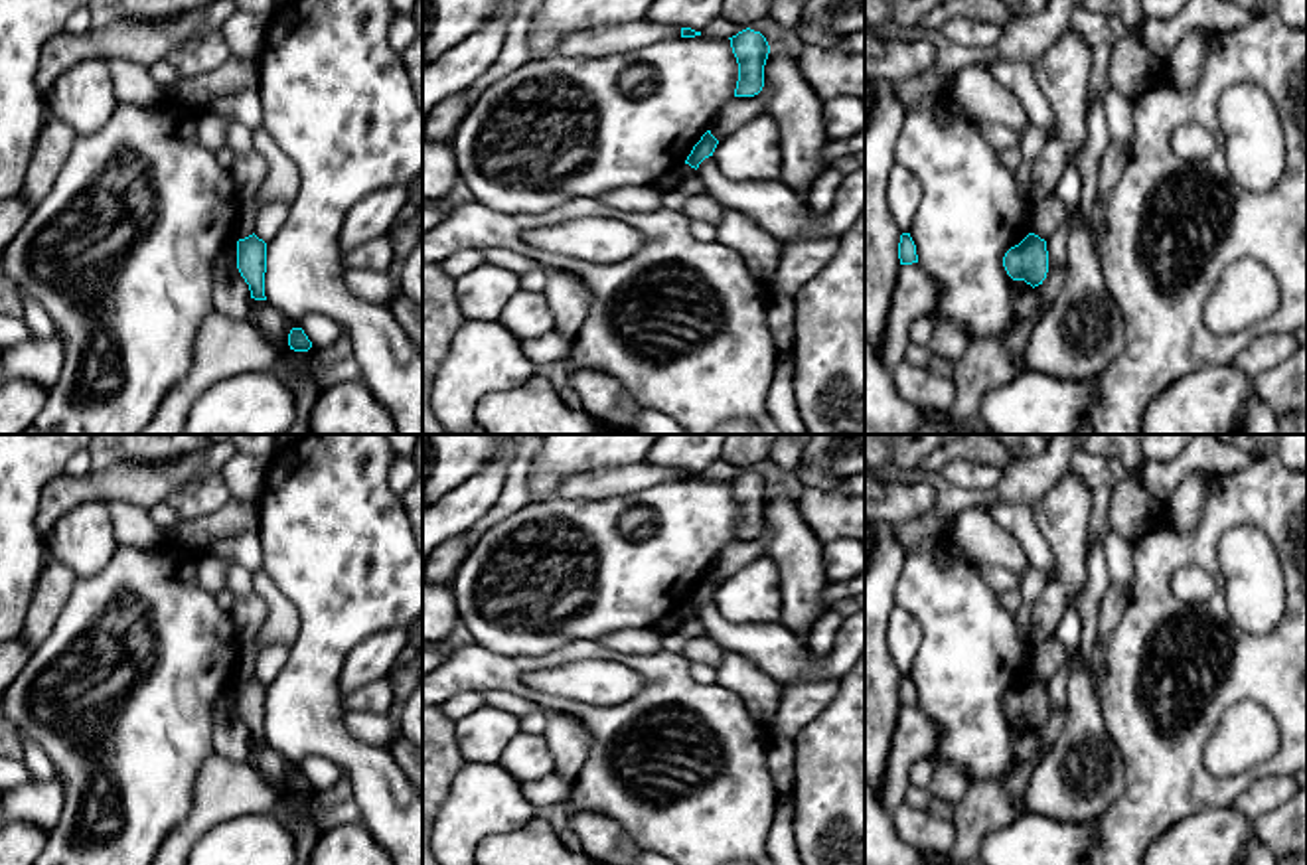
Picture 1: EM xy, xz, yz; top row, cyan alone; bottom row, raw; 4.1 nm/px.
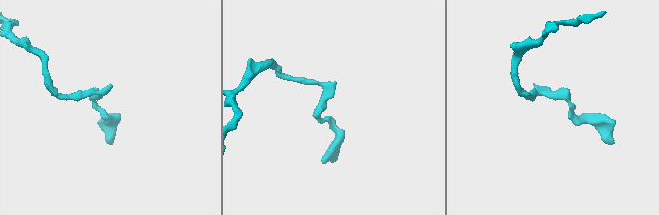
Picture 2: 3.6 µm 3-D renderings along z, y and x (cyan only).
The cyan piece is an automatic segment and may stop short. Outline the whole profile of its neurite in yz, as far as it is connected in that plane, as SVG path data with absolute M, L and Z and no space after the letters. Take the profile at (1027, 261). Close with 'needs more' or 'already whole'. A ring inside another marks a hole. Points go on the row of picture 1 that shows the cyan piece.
M1029 233L1005 253L1003 267L1013 280L1025 280L1033 288L1042 284L1048 273L1046 241Z | already whole

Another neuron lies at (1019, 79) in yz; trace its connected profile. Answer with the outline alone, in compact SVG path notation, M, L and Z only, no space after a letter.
M997 57L987 59L981 65L1021 103L1031 124L1044 128L1048 138L1058 134L1054 111L1040 91L1035 77L1035 67L1031 63L1017 63Z

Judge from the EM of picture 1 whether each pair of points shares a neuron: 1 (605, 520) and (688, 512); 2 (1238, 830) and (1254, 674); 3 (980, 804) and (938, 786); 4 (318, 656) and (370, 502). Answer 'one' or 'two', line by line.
1: one
2: two
3: two
4: one

